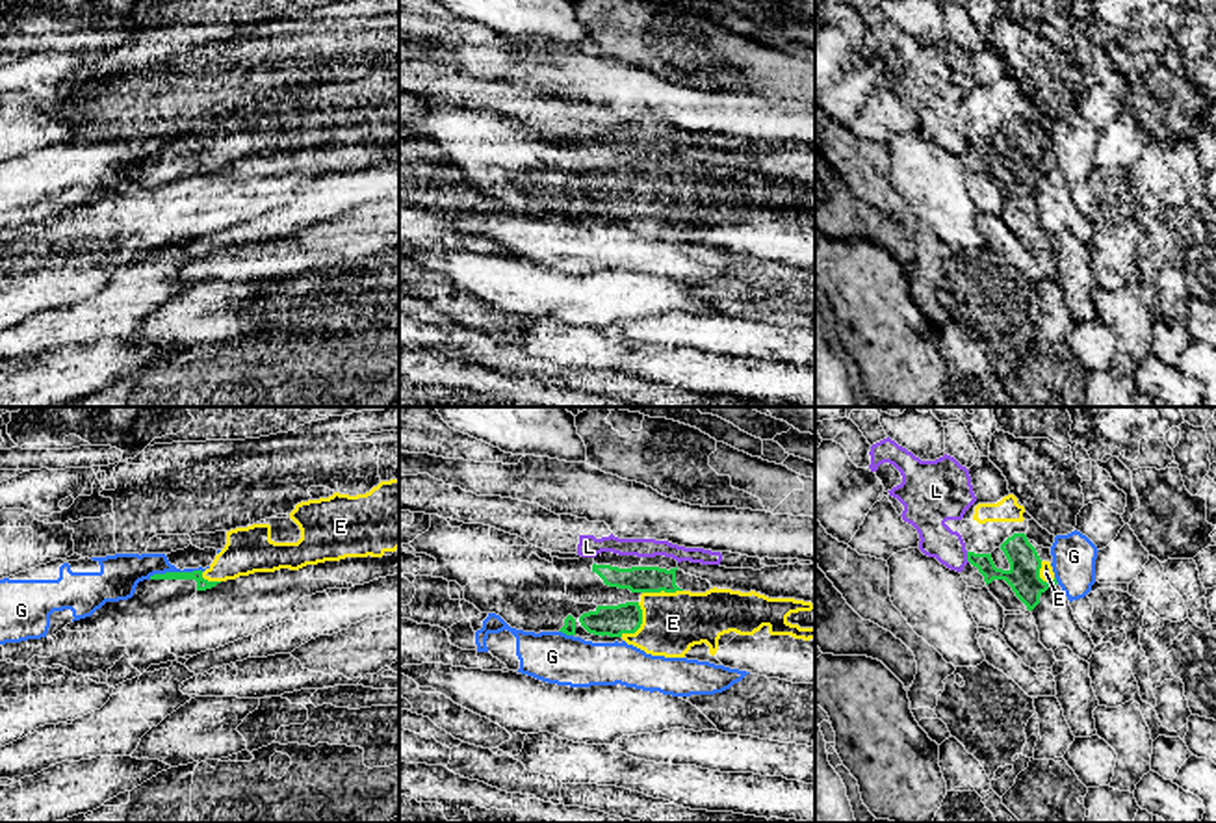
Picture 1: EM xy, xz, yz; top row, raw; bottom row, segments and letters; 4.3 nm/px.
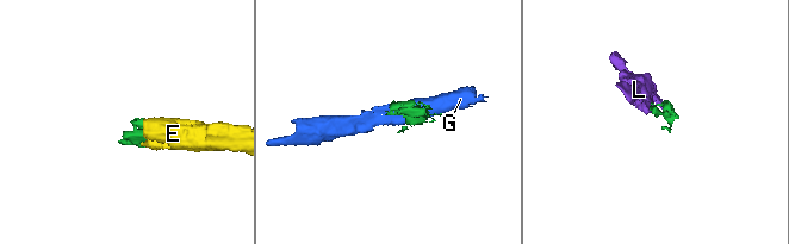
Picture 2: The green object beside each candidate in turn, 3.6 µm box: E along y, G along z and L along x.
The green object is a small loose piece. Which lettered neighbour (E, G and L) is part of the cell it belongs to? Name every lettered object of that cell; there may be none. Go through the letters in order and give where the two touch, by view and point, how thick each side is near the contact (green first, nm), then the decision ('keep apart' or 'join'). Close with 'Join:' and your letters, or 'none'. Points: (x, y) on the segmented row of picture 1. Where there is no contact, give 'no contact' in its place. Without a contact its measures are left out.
E: meets green in xz at (641, 623); 140 nm thick on the green side, 260 nm on the other; join
G: meets green in xy at (175, 573); 50 nm thick on the green side, 180 nm on the other; keep apart
L: meets green in yz at (968, 558); 140 nm thick on the green side, 160 nm on the other; keep apart
Join: E

